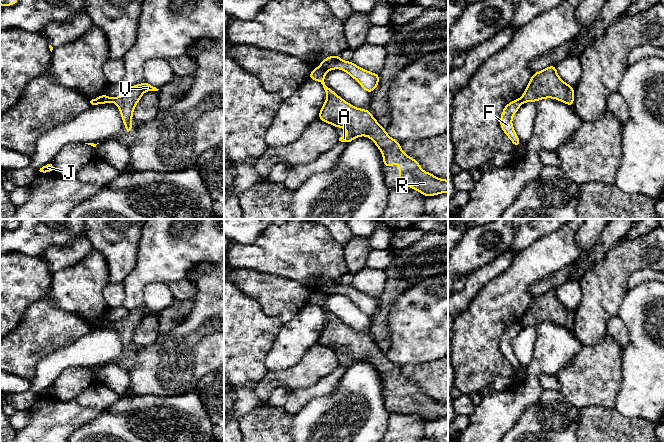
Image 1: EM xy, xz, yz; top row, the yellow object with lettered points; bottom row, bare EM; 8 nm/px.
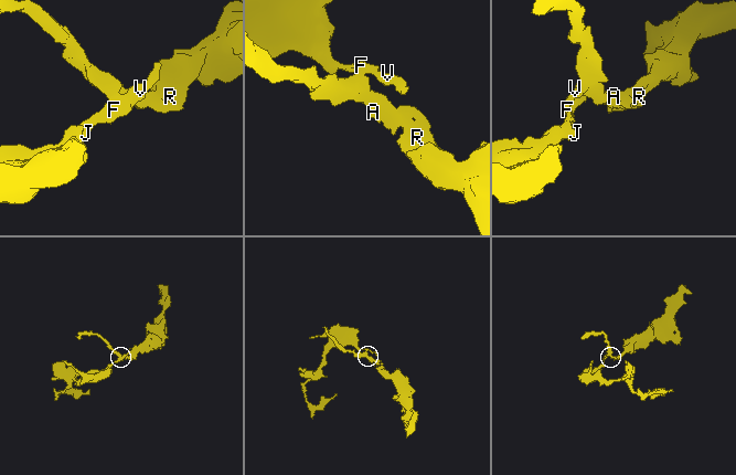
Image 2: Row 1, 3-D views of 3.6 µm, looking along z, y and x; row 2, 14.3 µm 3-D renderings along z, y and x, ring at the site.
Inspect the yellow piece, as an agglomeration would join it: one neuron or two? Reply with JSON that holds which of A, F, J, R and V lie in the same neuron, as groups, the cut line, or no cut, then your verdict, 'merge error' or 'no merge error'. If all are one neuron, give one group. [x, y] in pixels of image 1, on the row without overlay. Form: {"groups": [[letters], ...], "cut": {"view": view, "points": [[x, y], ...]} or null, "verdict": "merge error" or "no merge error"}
{"groups": [["A", "R"], ["F", "J", "V"]], "cut": {"view": "xz", "points": [[319, 290], [327, 294]]}, "verdict": "merge error"}

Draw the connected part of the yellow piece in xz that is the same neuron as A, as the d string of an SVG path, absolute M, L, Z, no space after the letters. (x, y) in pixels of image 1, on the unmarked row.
M317 291L312 293L308 303L320 306L327 318L317 343L349 355L349 359L340 361L339 365L348 369L359 360L367 360L381 375L384 393L399 386L400 410L409 409L411 414L417 414L425 421L448 416L448 404L423 396L420 388L402 375L400 366L386 357L369 333L355 332L328 312L324 306L326 297L327 294Z

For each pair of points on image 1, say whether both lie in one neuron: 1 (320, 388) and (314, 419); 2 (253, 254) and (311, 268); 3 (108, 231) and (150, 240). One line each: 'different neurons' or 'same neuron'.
1: different neurons
2: same neuron
3: different neurons

